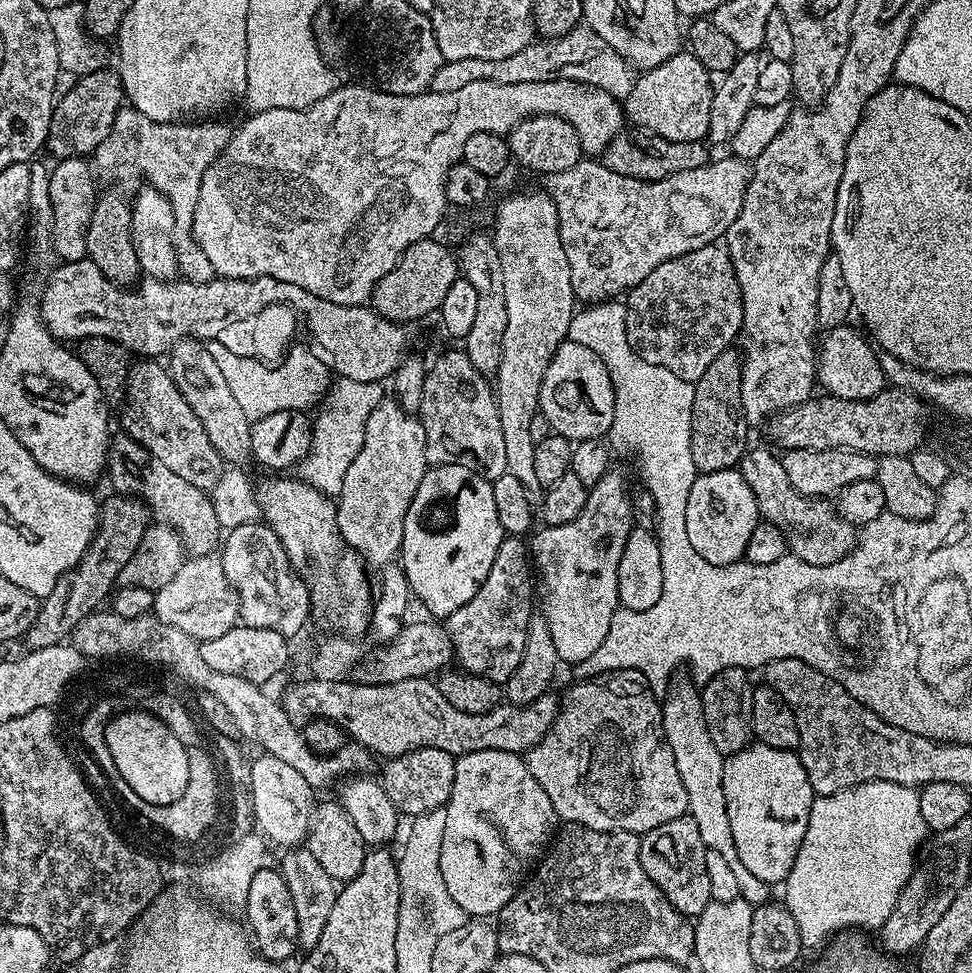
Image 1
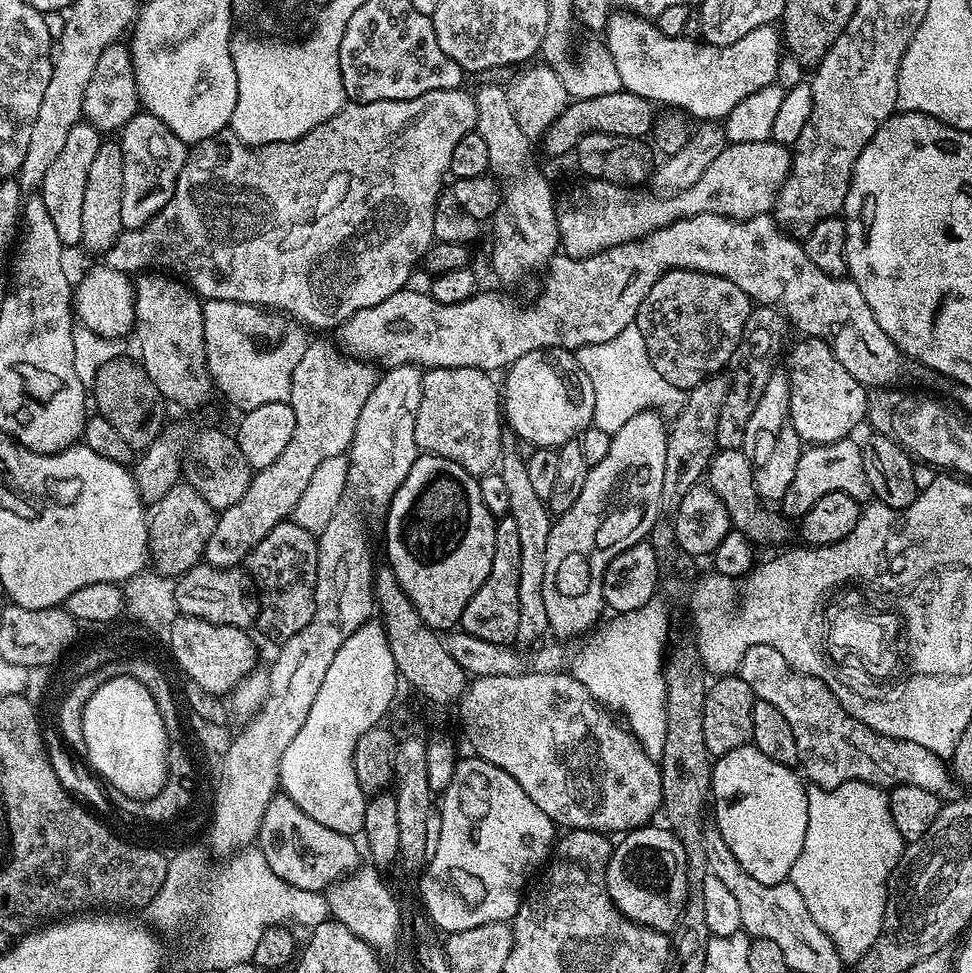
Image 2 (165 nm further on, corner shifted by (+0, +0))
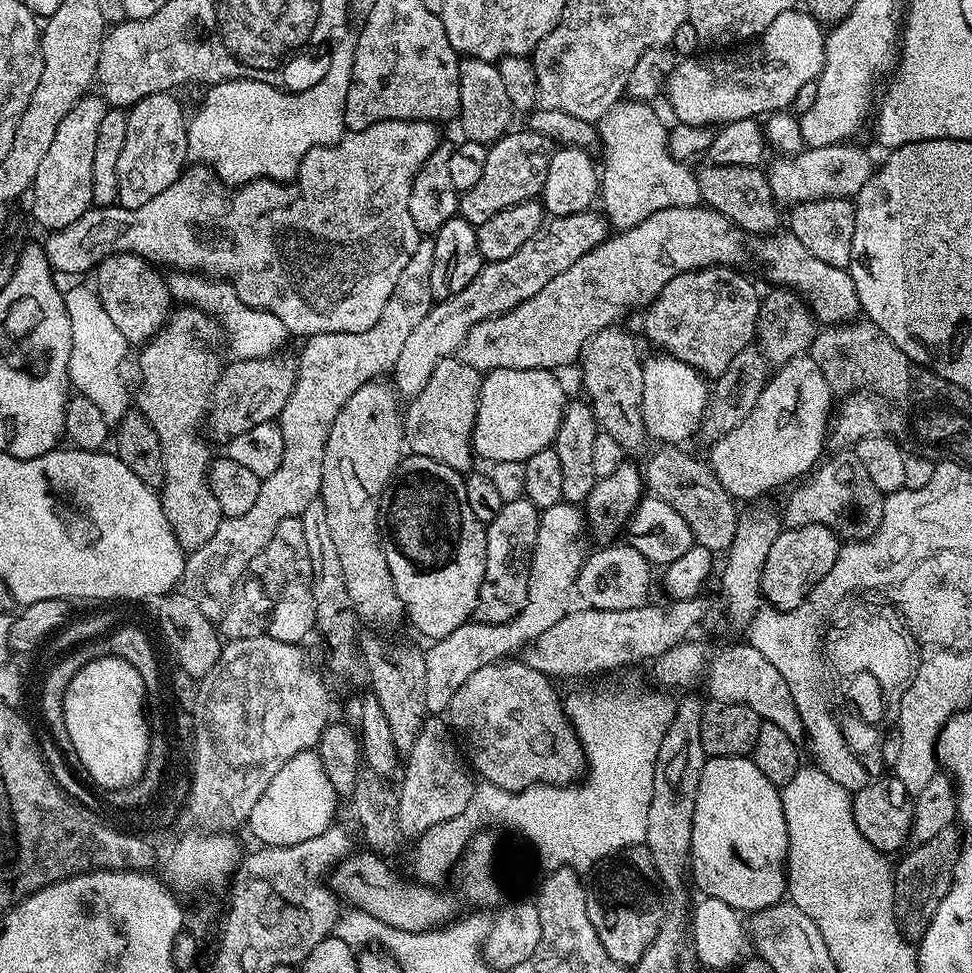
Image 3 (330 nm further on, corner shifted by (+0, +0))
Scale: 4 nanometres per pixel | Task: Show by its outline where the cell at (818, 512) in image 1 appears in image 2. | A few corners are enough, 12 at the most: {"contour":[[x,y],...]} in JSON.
{"contour":[[741,449],[717,451],[706,484],[731,527],[757,545],[789,543],[789,521],[756,495]]}

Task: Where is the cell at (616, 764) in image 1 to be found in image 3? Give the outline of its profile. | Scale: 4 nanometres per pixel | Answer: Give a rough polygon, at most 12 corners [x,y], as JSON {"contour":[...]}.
{"contour":[[523,662],[475,670],[447,708],[507,792],[573,783],[584,749]]}

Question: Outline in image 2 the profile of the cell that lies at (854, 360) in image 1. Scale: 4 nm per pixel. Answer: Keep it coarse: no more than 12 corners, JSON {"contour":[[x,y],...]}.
{"contour":[[821,340],[786,365],[790,422],[808,446],[847,440],[869,389]]}

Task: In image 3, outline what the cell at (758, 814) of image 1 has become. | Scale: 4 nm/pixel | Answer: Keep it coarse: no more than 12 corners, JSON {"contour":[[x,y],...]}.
{"contour":[[709,756],[690,880],[741,914],[786,896],[781,789]]}

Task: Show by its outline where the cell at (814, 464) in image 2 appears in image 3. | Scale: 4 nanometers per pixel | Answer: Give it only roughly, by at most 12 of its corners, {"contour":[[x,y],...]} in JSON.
{"contour":[[855,451],[829,455],[785,502],[790,528],[868,540],[885,493]]}

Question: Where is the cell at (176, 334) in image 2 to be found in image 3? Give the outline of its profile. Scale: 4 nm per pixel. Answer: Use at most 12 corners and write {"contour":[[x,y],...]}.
{"contour":[[129,252],[95,269],[106,314],[129,345],[160,331],[174,297]]}

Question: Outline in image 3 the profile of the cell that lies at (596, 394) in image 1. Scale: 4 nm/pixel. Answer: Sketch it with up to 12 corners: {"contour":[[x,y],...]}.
{"contour":[[546,368],[480,381],[475,455],[496,464],[553,447],[564,388]]}

